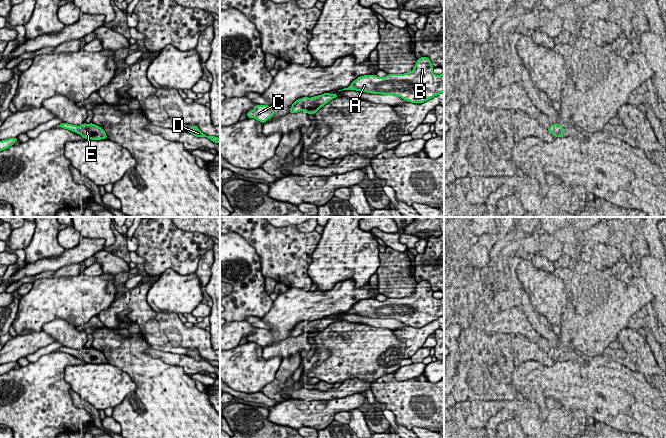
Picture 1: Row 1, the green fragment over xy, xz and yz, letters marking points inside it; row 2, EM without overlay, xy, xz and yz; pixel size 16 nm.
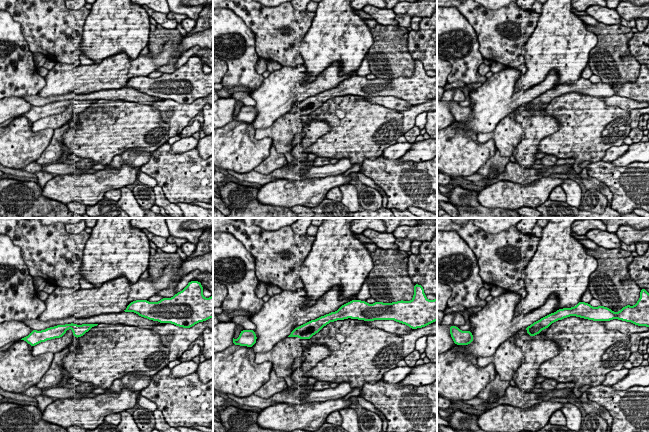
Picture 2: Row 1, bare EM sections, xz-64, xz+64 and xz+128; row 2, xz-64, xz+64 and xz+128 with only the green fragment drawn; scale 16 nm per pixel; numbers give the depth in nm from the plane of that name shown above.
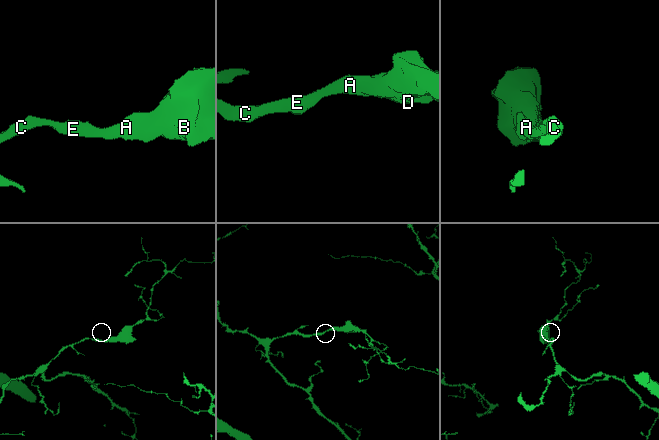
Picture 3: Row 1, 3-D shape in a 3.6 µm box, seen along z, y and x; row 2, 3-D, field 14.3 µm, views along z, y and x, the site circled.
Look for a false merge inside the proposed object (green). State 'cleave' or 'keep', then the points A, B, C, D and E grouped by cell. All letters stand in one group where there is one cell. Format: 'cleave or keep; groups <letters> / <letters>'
keep; groups A B C D E

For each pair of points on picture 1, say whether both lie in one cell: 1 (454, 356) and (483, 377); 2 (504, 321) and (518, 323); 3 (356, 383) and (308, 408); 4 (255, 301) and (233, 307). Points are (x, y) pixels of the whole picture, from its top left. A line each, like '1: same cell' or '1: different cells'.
1: different cells
2: same cell
3: different cells
4: same cell

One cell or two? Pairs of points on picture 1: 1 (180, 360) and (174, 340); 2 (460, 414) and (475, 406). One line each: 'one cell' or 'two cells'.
1: two cells
2: two cells

